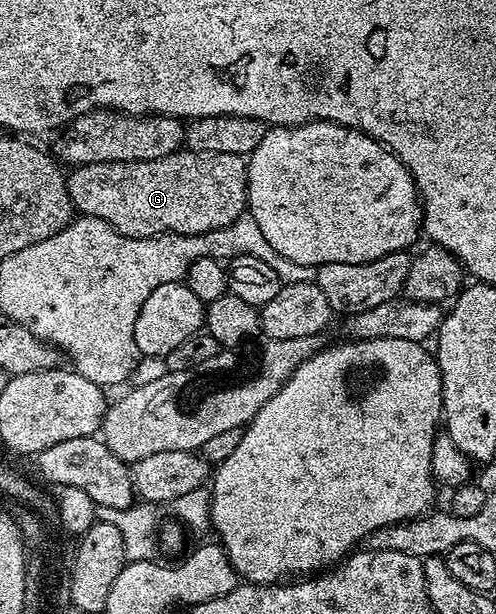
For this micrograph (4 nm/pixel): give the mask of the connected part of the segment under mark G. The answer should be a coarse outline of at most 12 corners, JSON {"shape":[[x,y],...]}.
{"shape":[[178,149],[68,172],[128,239],[202,235],[249,202],[247,159]]}

